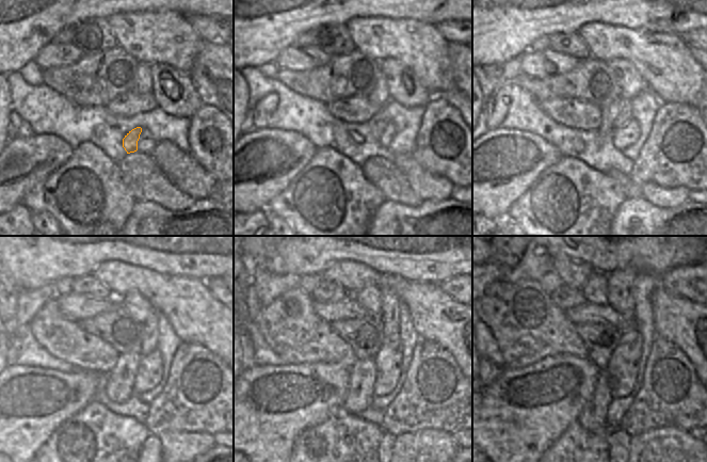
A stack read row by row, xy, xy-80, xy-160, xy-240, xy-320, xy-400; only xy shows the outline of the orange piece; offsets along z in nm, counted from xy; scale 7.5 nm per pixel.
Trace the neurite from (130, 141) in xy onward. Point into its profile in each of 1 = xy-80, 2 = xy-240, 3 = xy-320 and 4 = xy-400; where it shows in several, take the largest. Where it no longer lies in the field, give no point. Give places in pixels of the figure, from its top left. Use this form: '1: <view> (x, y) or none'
1: xy-80 (378, 128)
2: xy-240 (150, 329)
3: xy-320 (389, 317)
4: xy-400 (621, 283)

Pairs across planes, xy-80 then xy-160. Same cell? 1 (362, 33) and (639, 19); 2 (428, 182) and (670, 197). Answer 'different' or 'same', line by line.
1: different
2: same

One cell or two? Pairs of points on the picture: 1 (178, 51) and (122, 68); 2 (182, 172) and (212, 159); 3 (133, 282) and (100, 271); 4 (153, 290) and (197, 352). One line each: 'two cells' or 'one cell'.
1: two cells
2: two cells
3: one cell
4: two cells

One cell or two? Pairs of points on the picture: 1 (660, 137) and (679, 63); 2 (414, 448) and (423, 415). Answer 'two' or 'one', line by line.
1: two
2: two

